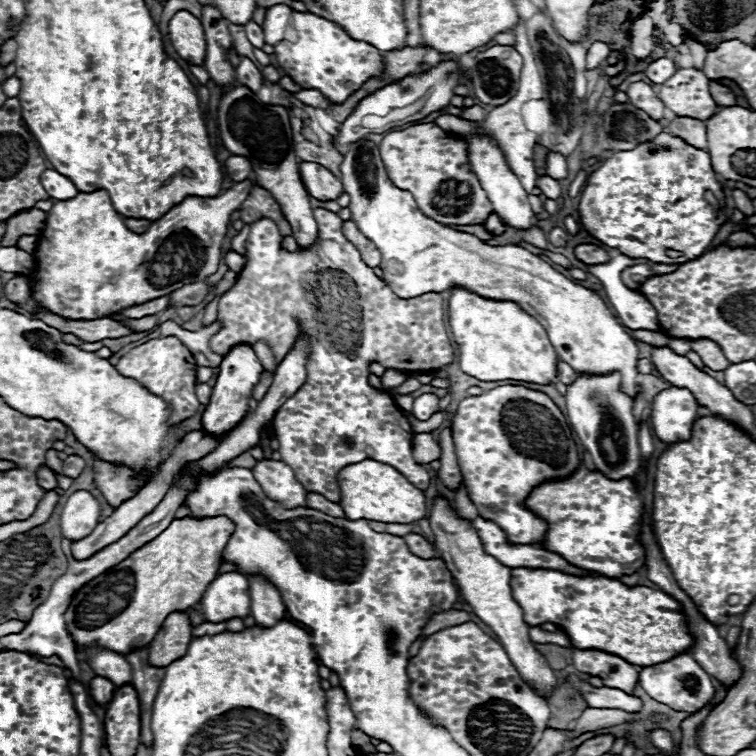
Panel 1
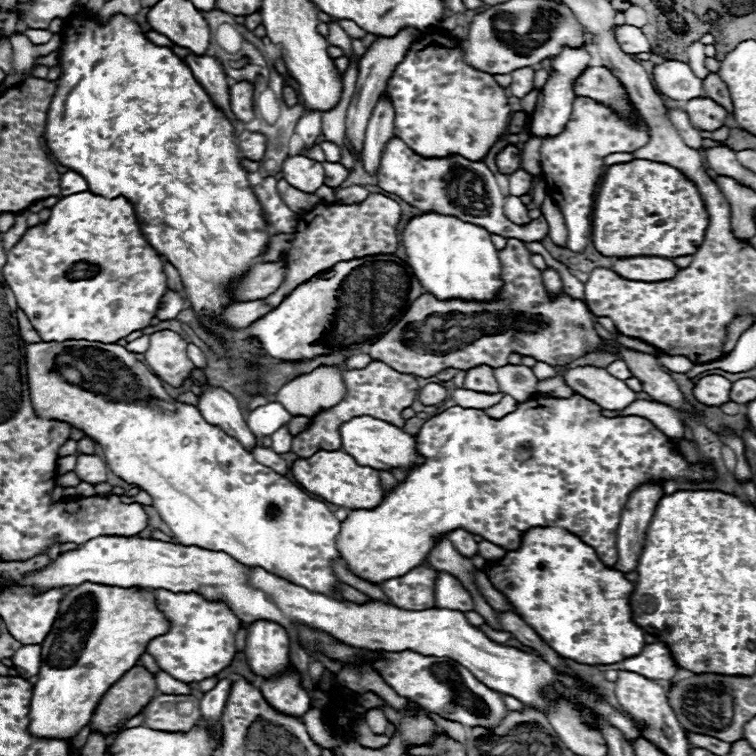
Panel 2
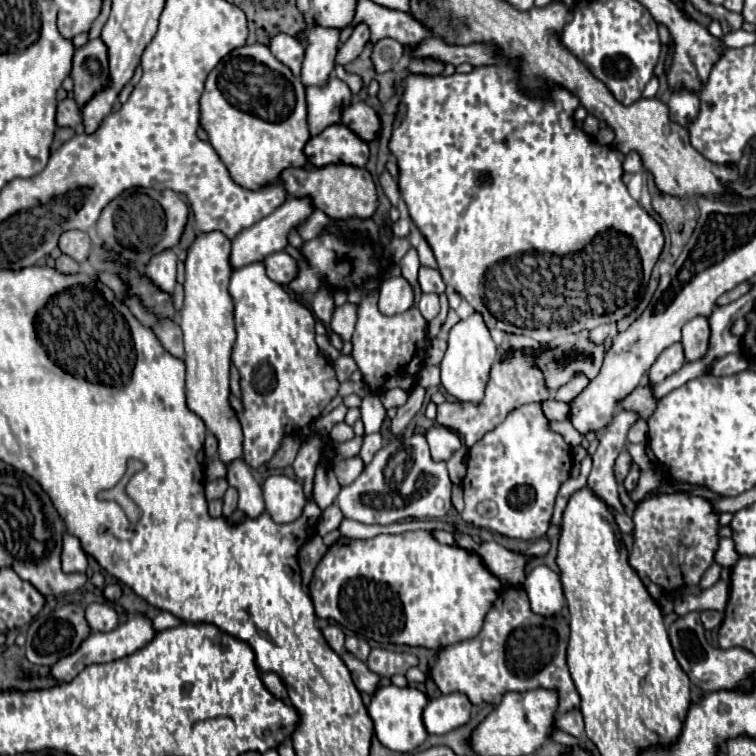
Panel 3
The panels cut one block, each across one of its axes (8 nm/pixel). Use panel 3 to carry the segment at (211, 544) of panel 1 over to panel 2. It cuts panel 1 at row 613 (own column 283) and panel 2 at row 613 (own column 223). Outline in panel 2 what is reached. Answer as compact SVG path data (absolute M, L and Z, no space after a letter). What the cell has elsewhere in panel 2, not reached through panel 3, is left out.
M84 582L62 602L60 614L42 642L42 662L34 682L28 732L36 738L72 740L92 718L104 692L146 652L148 640L168 630L150 590Z

